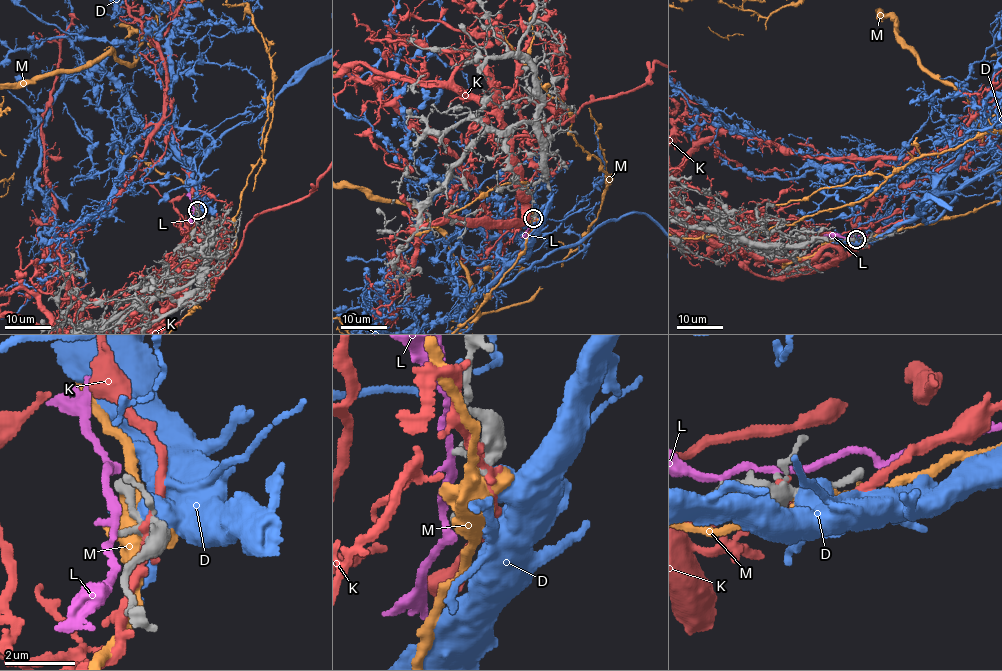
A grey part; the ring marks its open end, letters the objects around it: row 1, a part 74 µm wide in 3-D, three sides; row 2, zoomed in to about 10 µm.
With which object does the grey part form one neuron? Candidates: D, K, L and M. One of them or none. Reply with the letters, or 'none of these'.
D

